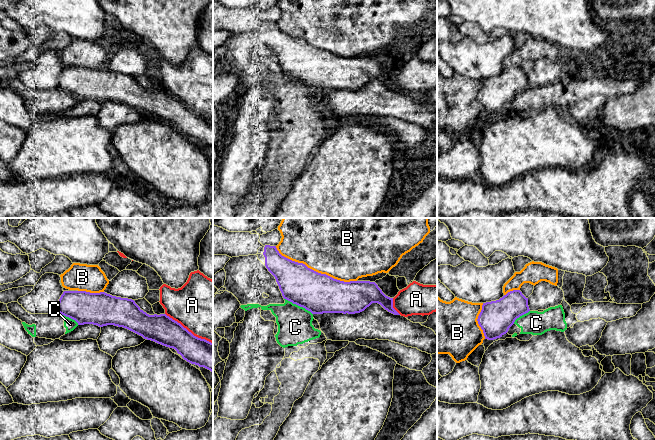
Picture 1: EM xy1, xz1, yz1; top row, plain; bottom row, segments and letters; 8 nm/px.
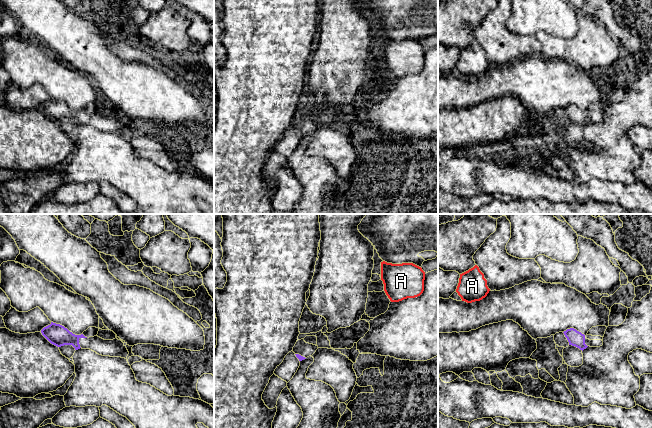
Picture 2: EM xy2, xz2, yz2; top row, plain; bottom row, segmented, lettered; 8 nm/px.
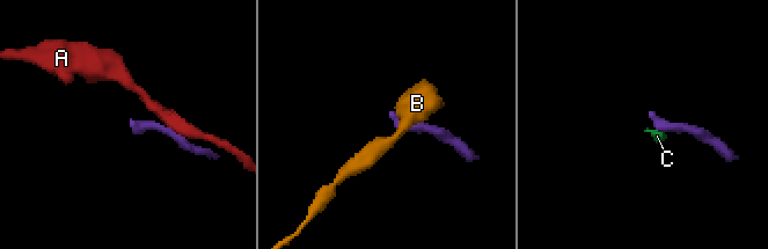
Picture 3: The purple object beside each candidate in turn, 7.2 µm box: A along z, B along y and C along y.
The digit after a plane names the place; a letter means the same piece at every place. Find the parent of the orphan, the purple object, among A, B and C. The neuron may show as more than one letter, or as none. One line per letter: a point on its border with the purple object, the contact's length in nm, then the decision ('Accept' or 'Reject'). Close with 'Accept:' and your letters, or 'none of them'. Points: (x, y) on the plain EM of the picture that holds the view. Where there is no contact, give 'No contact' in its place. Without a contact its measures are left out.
A: Touches purple at xy1 (188, 107). Shared border 460 nm. Reject
B: Touches purple at xz1 (315, 47). Shared border 700 nm. Reject
C: Touches purple at xz1 (298, 81). Shared border 260 nm. Reject
Accept: none of them

